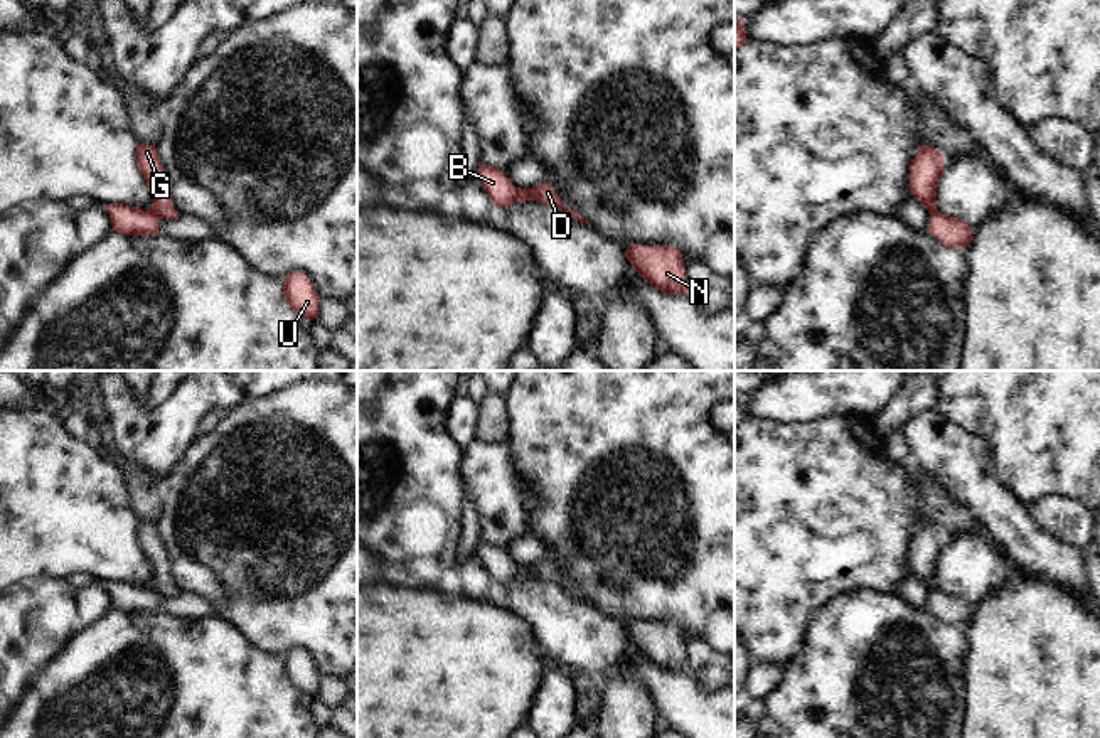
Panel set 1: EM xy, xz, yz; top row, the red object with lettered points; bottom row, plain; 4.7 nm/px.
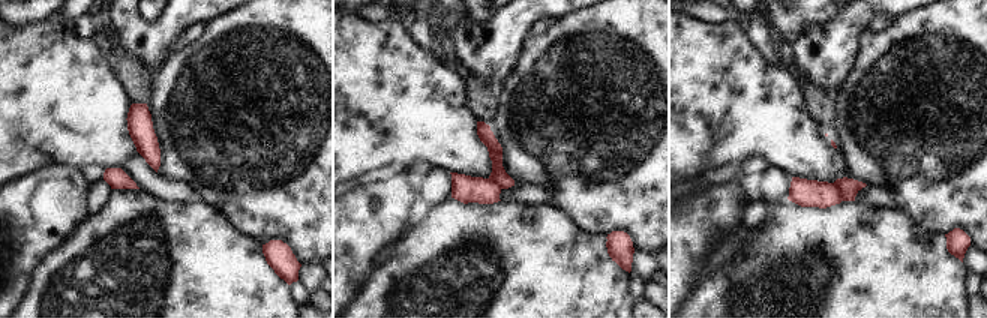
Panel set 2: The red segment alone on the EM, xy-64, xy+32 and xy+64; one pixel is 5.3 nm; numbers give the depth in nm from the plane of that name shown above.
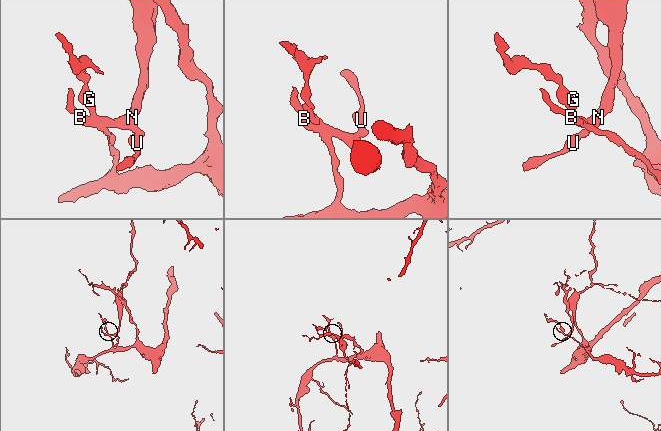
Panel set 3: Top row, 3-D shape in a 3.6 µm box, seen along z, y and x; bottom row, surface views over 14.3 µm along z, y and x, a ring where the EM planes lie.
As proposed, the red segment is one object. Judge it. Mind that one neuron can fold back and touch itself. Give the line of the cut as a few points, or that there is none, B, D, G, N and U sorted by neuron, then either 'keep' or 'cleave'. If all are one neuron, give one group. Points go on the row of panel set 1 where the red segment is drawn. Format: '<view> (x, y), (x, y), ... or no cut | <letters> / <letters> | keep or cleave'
xz (529, 189), (534, 199) | B / D G N U | cleave

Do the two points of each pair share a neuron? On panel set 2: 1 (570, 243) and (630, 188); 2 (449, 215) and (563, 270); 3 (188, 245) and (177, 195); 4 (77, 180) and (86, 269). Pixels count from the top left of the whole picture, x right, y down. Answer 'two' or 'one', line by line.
1: two
2: one
3: two
4: two

